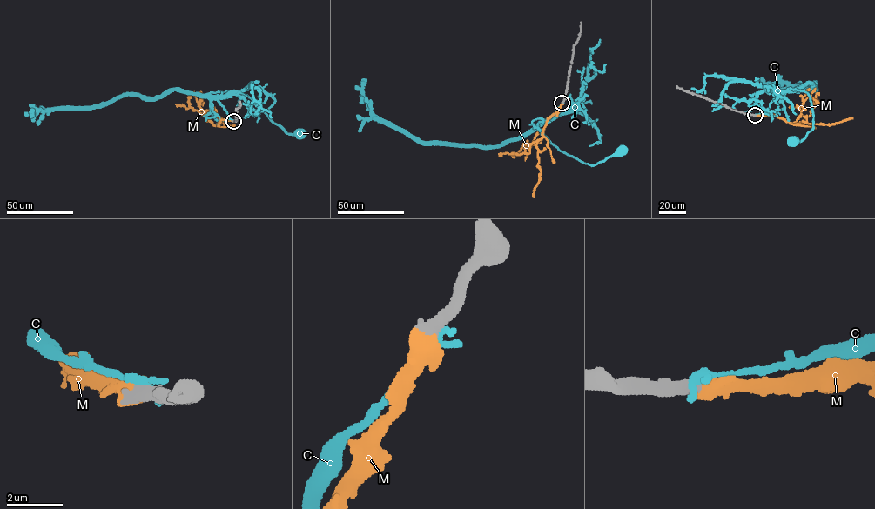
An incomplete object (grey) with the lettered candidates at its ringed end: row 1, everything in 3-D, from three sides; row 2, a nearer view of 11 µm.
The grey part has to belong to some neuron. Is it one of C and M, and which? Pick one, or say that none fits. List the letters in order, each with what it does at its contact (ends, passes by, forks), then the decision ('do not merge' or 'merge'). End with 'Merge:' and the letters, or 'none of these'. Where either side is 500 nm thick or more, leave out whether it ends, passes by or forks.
C: do not merge
M: merge
Merge: M

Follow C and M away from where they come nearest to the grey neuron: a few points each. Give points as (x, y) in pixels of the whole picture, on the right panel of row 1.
C: (755, 115), (765, 112), (782, 90), (789, 88), (806, 92), (813, 117), (812, 129), (801, 140), (793, 140)
M: (755, 115), (773, 114), (792, 123), (824, 124), (852, 118)

